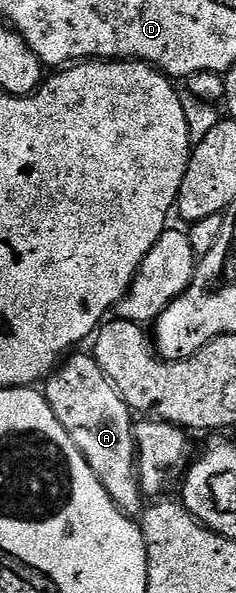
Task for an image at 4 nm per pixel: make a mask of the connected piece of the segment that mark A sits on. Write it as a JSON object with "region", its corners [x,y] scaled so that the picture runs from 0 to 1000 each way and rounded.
{"region":[[[356,592],[309,594],[182,644],[186,671],[212,680],[212,693],[229,693],[246,713],[280,720],[280,734],[314,740],[314,754],[331,754],[364,781],[381,781],[381,794],[415,801],[415,815],[449,821],[466,841],[483,841],[517,863],[589,867],[614,857],[619,840],[593,825],[593,803],[576,798],[568,698],[432,619],[415,619],[403,600],[373,597],[369,602],[339,594]]]}

